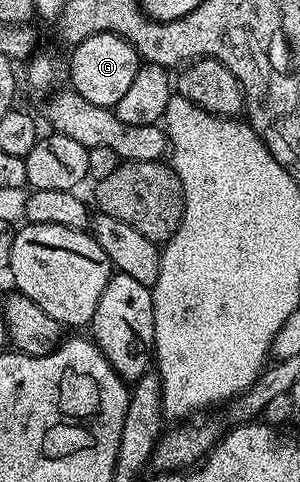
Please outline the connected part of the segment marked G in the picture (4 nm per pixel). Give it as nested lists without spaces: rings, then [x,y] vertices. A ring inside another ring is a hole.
[[[95,33],[74,46],[70,53],[70,88],[74,89],[77,95],[81,95],[81,99],[89,99],[89,103],[97,107],[111,109],[117,103],[121,103],[121,98],[125,96],[125,91],[129,91],[133,79],[137,79],[137,71],[141,64],[138,51],[125,39],[112,33]]]

